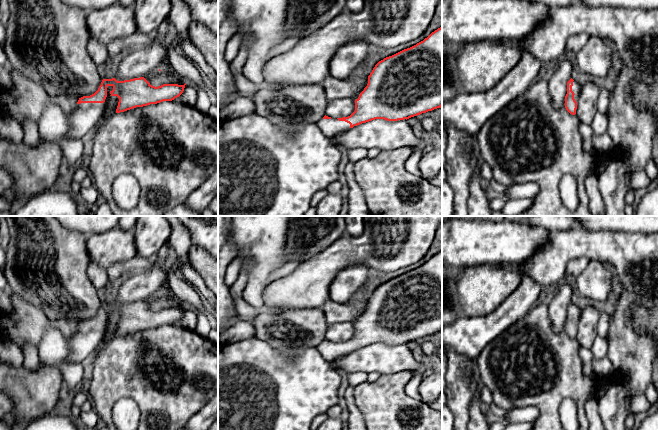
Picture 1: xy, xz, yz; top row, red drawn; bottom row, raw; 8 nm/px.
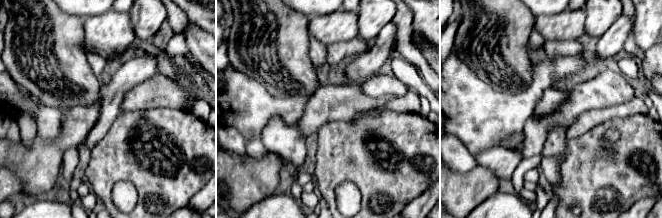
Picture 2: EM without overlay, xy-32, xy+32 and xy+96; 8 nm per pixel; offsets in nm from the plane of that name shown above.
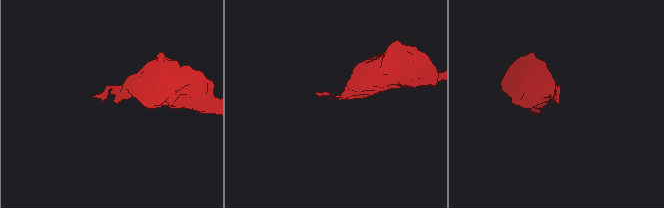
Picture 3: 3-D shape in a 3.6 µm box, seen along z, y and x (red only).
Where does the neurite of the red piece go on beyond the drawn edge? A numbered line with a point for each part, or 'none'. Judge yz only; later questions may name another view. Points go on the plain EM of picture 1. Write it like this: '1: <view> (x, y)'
1: yz (576, 310)

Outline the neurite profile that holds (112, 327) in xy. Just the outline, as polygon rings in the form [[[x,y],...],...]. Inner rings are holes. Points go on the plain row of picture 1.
[[[109,318],[109,322],[107,325],[107,330],[103,341],[96,348],[94,355],[98,355],[107,345],[108,343],[116,336],[118,330],[119,322],[117,320],[112,320]]]

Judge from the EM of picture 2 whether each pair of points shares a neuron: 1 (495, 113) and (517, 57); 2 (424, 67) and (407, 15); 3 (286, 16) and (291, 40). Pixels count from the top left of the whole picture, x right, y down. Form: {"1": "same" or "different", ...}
{"1": "different", "2": "same", "3": "same"}

